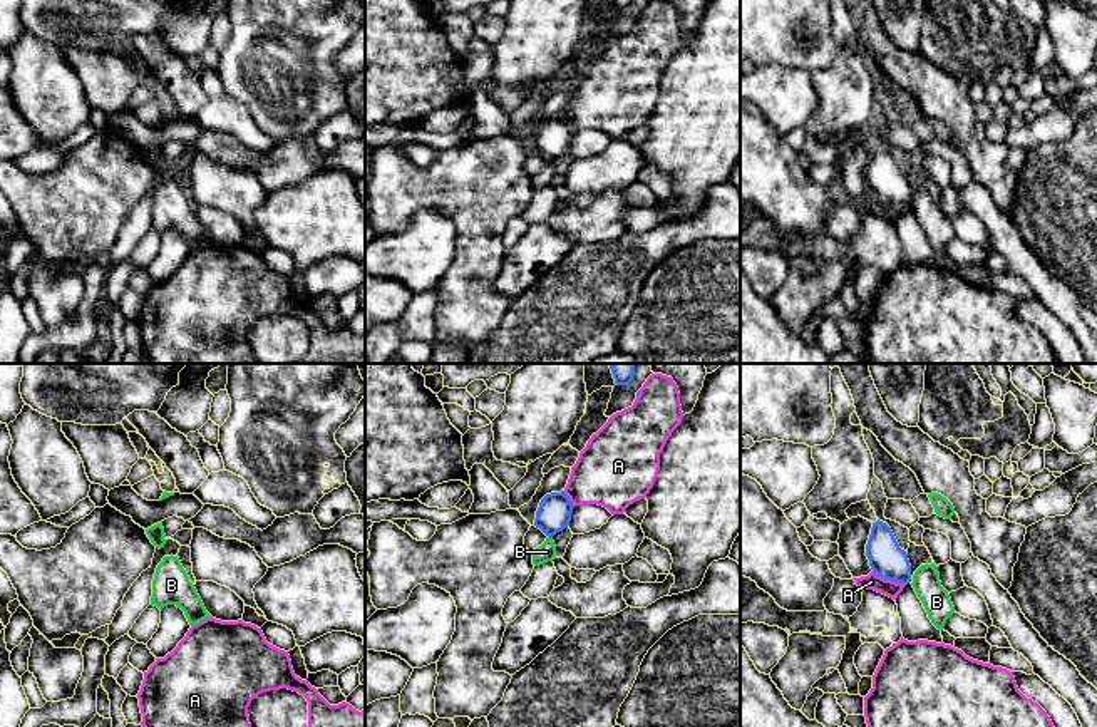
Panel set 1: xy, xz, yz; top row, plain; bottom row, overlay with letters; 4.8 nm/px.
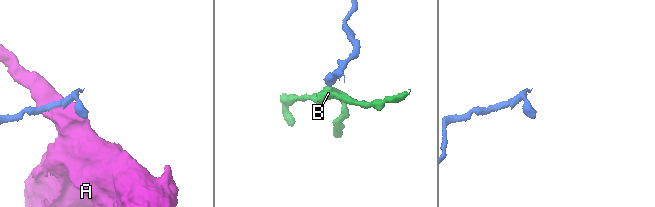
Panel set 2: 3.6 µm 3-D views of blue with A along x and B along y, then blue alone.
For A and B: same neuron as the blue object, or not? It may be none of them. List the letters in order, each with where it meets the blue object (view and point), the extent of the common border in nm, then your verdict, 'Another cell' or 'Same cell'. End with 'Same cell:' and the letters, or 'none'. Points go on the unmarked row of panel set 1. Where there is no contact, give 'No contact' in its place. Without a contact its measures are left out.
A: Touches blue at yz (888, 203). Shared border 170 nm. Another cell
B: Touches blue at xz (550, 161). Shared border 30 nm. Another cell
Same cell: none

